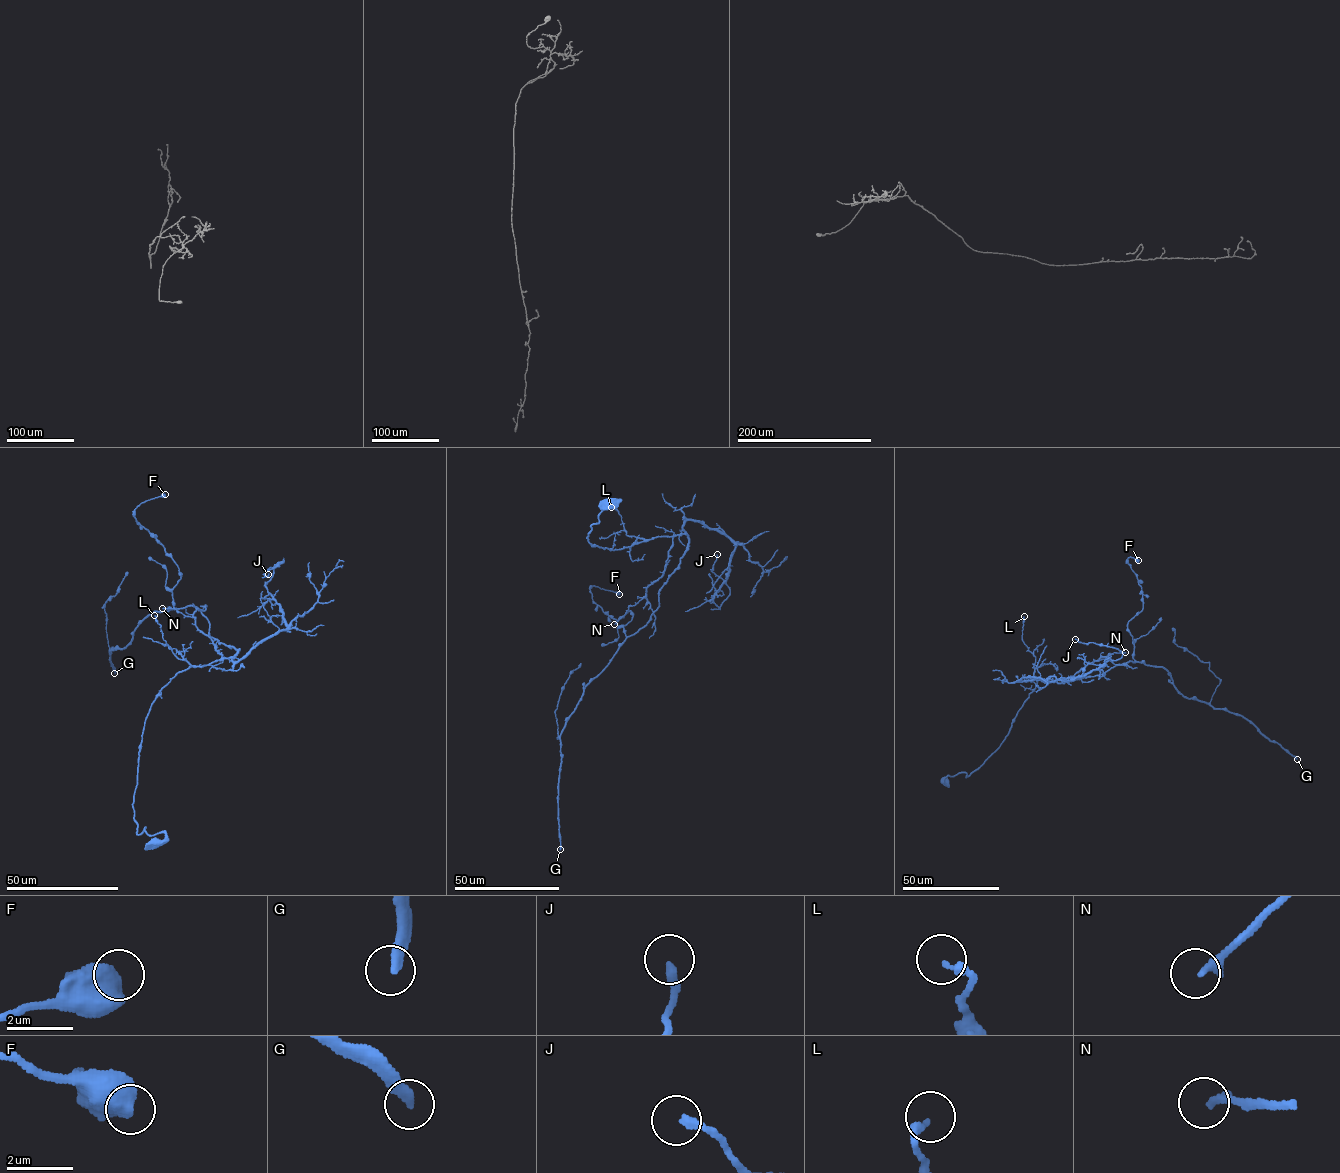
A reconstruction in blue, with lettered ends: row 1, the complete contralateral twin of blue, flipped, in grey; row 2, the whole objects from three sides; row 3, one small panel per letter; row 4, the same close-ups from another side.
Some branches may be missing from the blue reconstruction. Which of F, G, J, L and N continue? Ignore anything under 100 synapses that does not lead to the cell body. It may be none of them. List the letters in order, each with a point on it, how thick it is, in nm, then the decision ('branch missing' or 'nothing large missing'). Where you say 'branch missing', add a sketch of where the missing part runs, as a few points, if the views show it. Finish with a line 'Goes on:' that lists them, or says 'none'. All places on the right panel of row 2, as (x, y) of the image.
F: (1138, 560) | 800 nm | nothing large missing
G: (1297, 759) | 320 nm | branch missing
J: (1075, 639) | 240 nm | nothing large missing
L: (1024, 616) | 200 nm | nothing large missing
N: (1125, 652) | 240 nm | nothing large missing
Goes on: G

